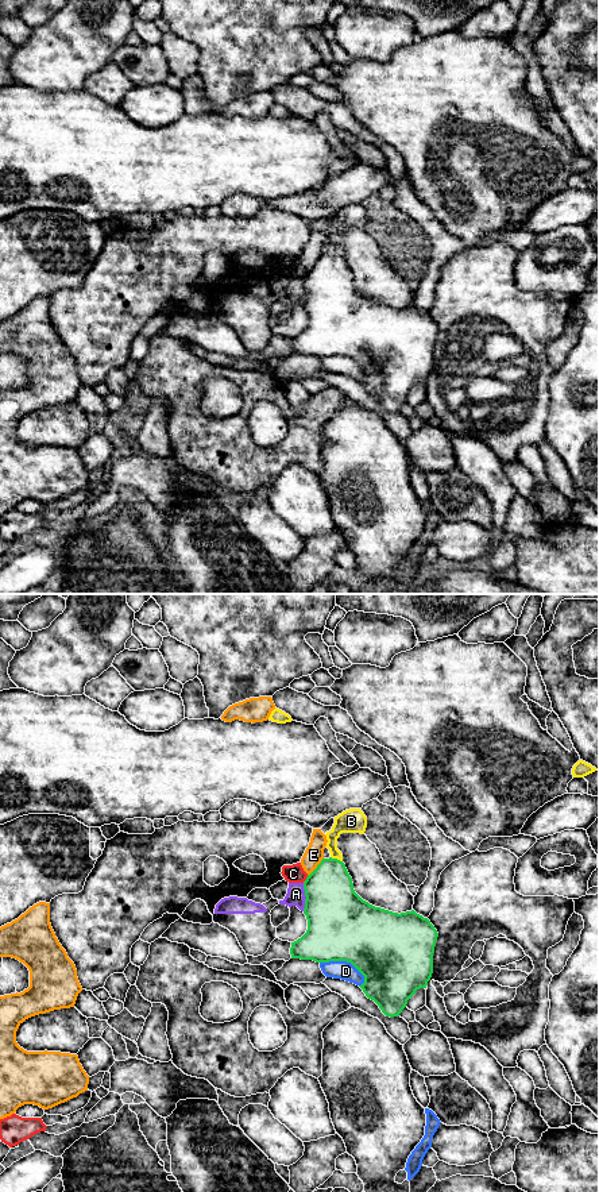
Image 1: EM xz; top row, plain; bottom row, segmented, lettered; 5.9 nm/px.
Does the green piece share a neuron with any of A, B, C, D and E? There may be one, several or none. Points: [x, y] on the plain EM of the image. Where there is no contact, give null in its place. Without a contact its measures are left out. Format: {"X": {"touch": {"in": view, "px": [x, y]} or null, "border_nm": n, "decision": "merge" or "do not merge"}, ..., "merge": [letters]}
{"A": {"touch": {"in": "xz", "px": [305, 290]}, "border_nm": 170, "decision": "do not merge"}, "B": {"touch": {"in": "xz", "px": [336, 254]}, "border_nm": 80, "decision": "merge"}, "C": {"touch": {"in": "xz", "px": [306, 274]}, "border_nm": 60, "decision": "do not merge"}, "D": {"touch": {"in": "xz", "px": [344, 355]}, "border_nm": 300, "decision": "do not merge"}, "E": {"touch": {"in": "xz", "px": [317, 262]}, "border_nm": 140, "decision": "do not merge"}, "merge": ["B"]}

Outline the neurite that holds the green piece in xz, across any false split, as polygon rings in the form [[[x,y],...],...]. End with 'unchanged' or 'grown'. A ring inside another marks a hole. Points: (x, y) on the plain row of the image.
[[[349,204],[335,212],[332,224],[325,229],[331,252],[322,254],[304,277],[306,292],[304,309],[308,315],[308,325],[301,333],[291,337],[290,350],[291,354],[313,355],[316,358],[351,358],[364,371],[364,378],[359,382],[366,391],[374,396],[386,412],[393,413],[399,412],[417,385],[426,383],[433,369],[433,348],[438,328],[428,313],[414,305],[401,309],[393,308],[370,300],[355,288],[352,273],[343,258],[341,247],[337,244],[337,234],[341,228],[364,229],[366,223],[367,212],[360,204]]]; grown

